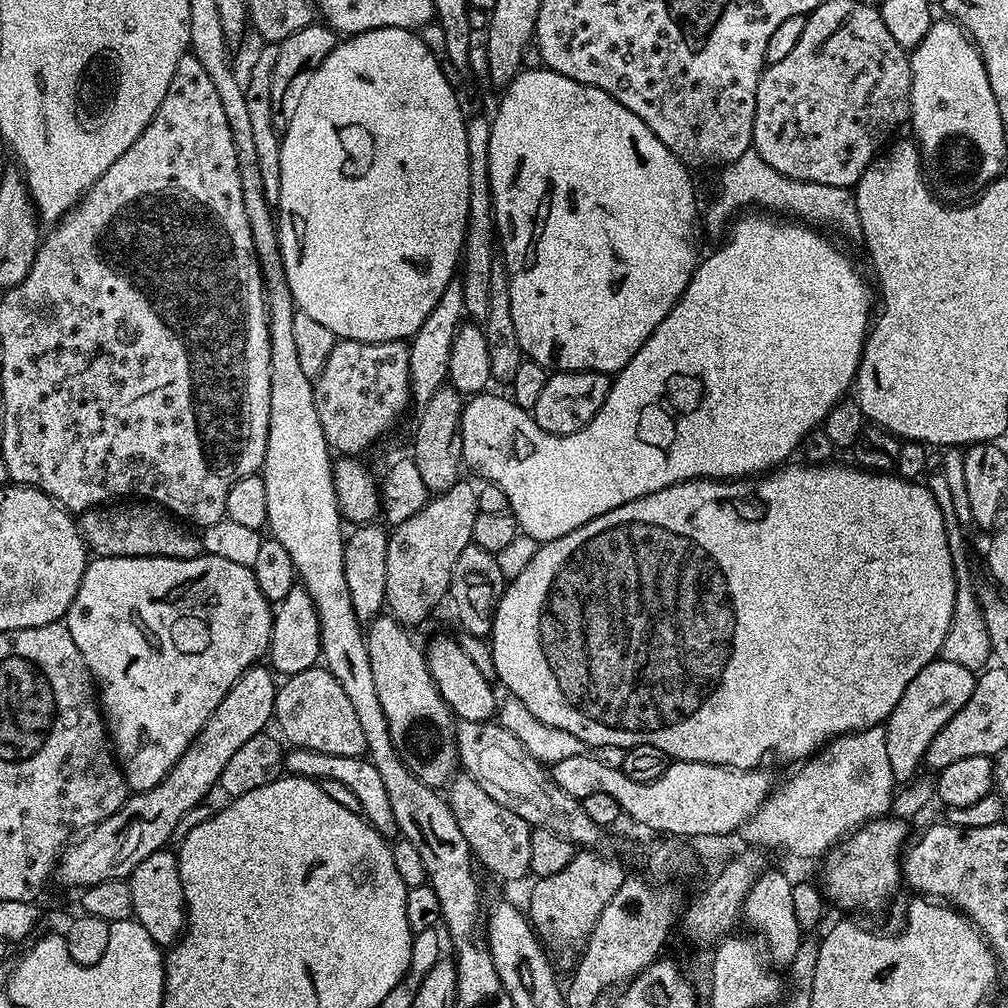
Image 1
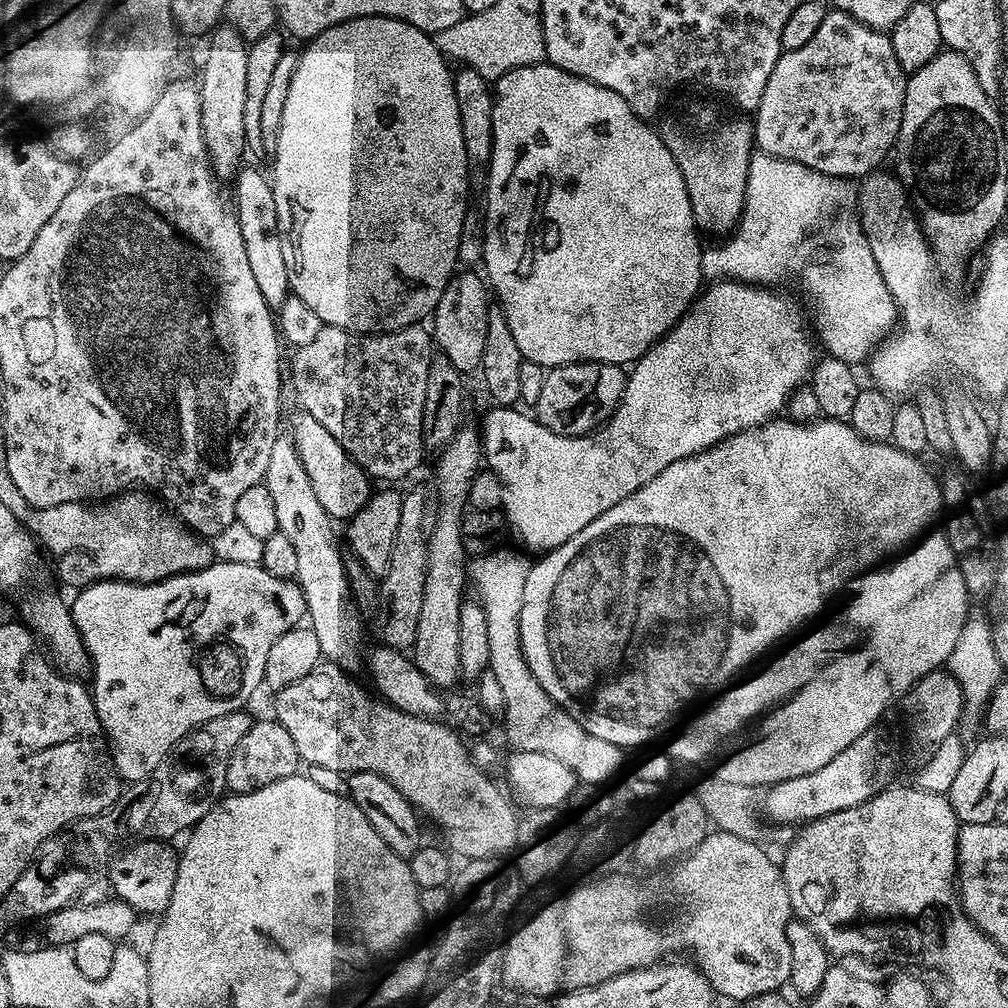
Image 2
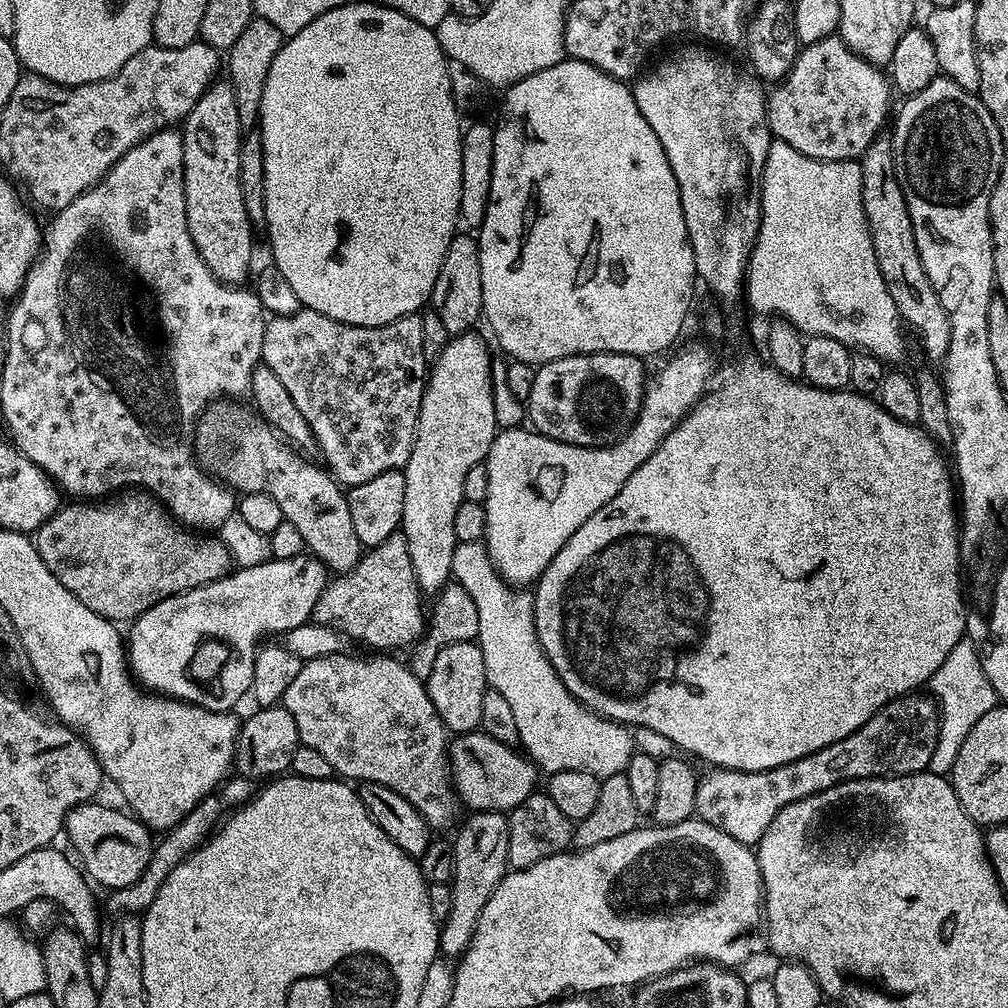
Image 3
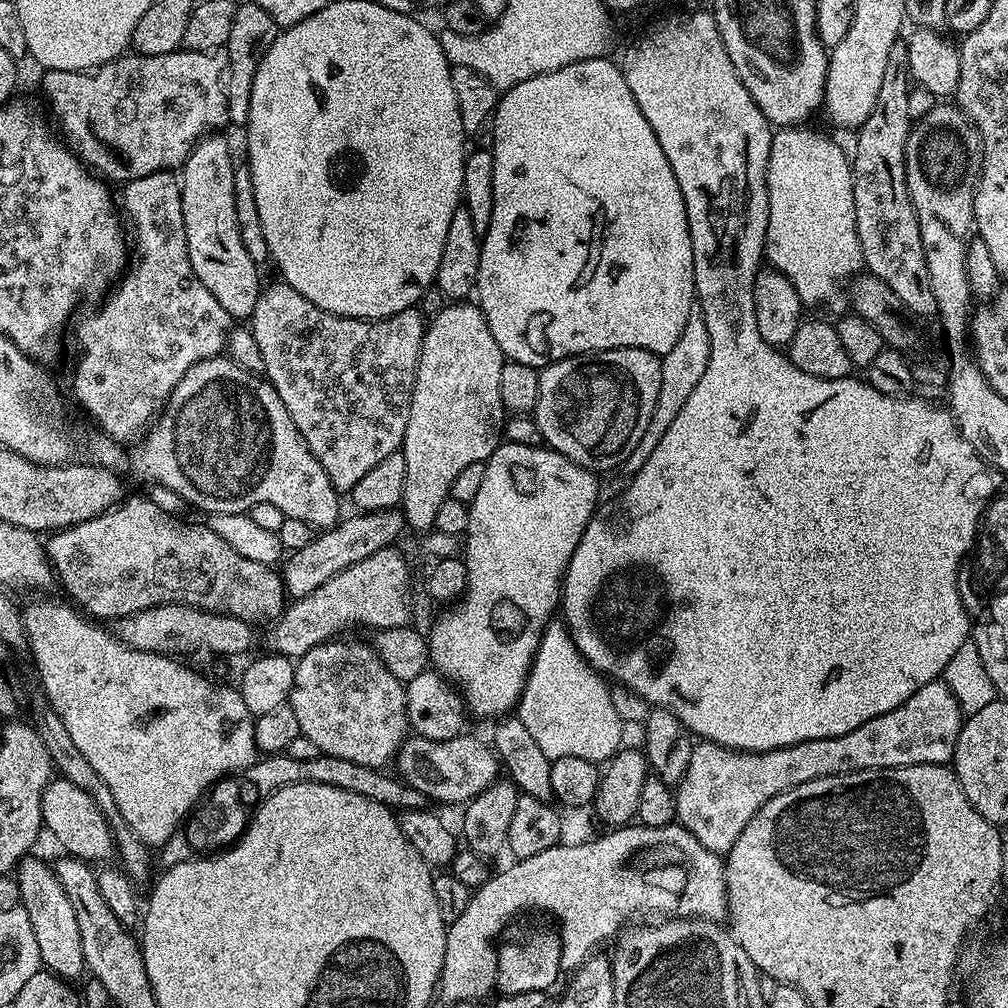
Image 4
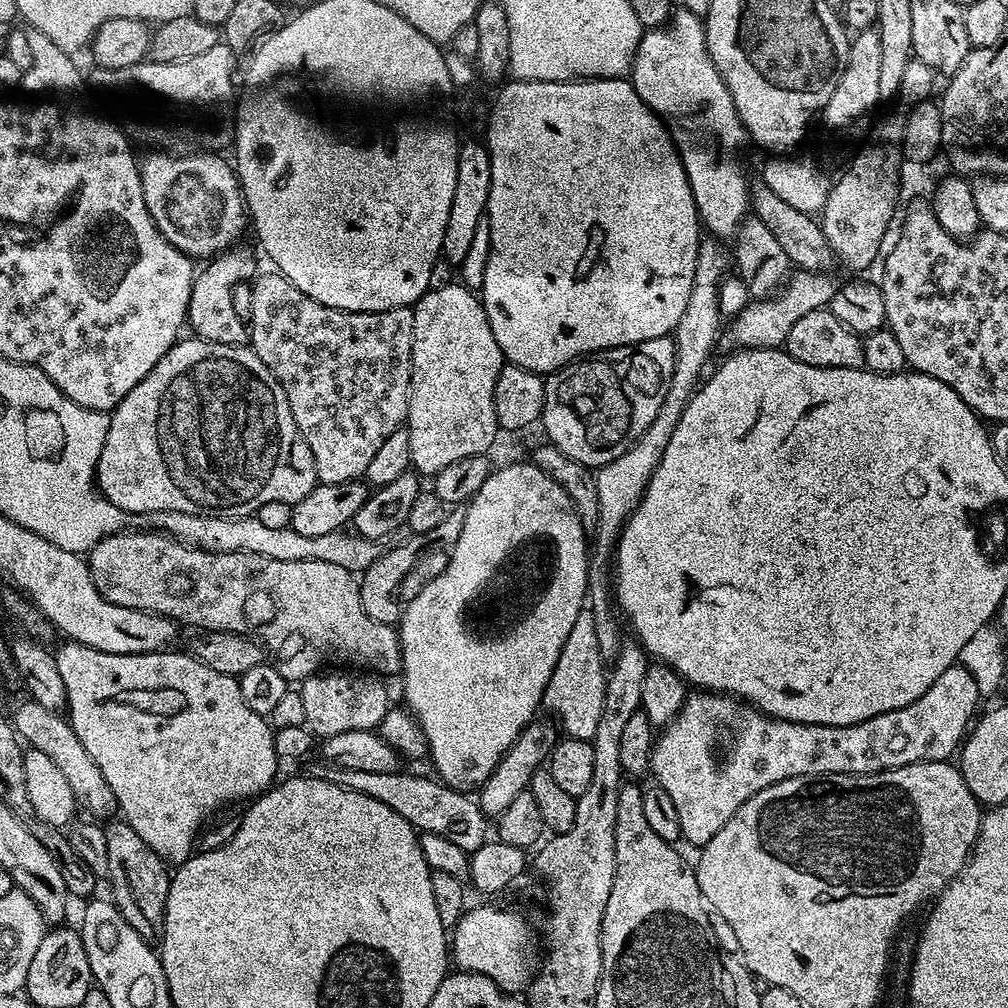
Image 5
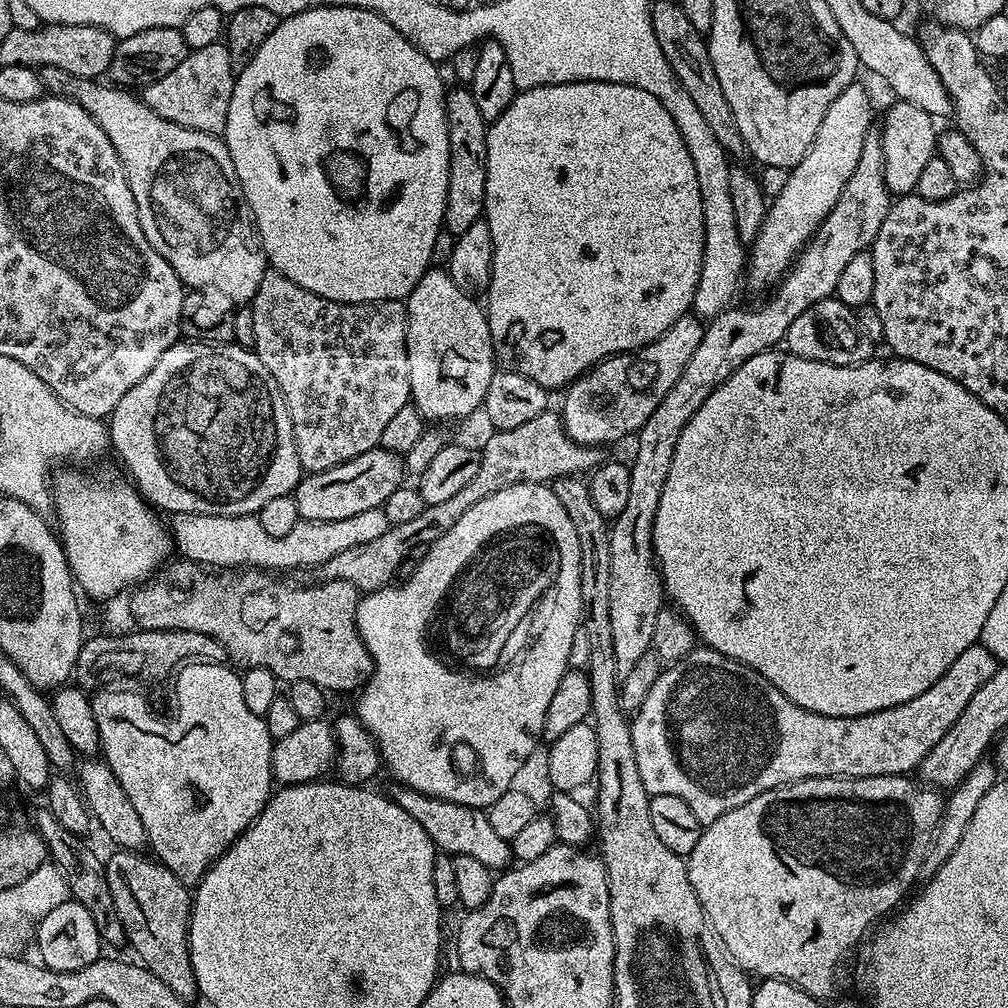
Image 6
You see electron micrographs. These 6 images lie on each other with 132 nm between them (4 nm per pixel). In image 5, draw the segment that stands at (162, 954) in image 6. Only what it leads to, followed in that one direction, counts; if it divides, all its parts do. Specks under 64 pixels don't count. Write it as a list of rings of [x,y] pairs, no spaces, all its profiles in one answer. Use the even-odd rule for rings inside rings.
[[[116,818],[103,829],[109,857],[107,879],[113,888],[111,899],[138,934],[147,940],[157,939],[163,933],[165,904],[169,896],[171,873],[167,863],[158,854],[154,854],[154,850],[146,845],[127,821]]]

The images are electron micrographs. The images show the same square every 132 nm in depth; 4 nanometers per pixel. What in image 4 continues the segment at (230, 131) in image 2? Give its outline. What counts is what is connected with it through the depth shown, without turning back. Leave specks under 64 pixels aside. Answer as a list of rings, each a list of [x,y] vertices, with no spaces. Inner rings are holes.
[[[209,134],[196,144],[182,165],[180,176],[183,198],[183,224],[187,254],[198,280],[218,299],[228,316],[238,322],[251,319],[260,297],[259,265],[250,258],[242,242],[241,226],[234,207],[233,170],[235,161],[220,134]]]

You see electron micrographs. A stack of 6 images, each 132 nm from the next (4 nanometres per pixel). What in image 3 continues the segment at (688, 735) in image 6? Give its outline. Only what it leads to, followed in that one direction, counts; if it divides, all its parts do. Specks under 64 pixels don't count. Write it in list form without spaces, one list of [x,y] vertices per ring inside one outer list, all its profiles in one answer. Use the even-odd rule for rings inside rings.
[[[909,694],[892,700],[882,710],[878,710],[854,734],[834,742],[830,746],[822,746],[822,750],[814,750],[814,754],[806,754],[806,758],[798,758],[794,762],[786,762],[786,766],[774,766],[770,770],[743,772],[729,768],[713,767],[708,773],[699,777],[696,785],[695,815],[708,824],[718,826],[730,834],[730,838],[738,838],[738,842],[749,846],[759,845],[762,834],[774,822],[778,810],[790,806],[790,802],[798,802],[802,798],[810,798],[810,794],[818,794],[822,790],[830,790],[830,786],[838,786],[847,780],[865,780],[875,776],[909,776],[915,772],[923,772],[930,762],[930,754],[934,754],[934,746],[938,742],[940,729],[940,710],[935,699],[924,694]]]

